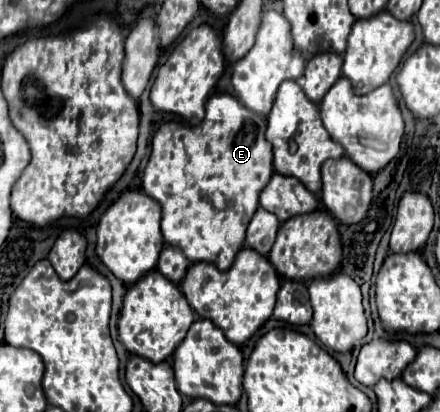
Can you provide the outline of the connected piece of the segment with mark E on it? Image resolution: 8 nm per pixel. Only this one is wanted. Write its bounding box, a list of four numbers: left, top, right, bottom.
[142,95,274,271]

